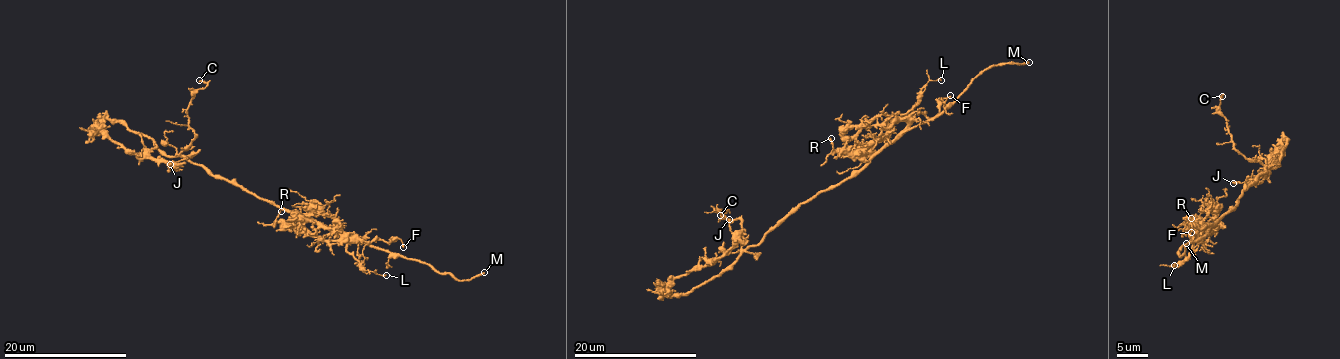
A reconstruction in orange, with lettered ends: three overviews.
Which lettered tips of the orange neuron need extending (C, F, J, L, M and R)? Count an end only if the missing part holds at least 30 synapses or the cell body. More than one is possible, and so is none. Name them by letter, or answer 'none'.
M

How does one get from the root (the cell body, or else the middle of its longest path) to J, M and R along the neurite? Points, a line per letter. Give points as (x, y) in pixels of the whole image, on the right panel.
J: (1243, 192), (1267, 167), (1273, 169), (1287, 141), (1282, 140), (1270, 170), (1259, 179), (1233, 183)
M: (1243, 192), (1235, 207), (1227, 210), (1208, 234), (1185, 244), (1178, 252), (1180, 257), (1186, 243)
R: (1243, 192), (1235, 207), (1232, 206), (1210, 221), (1207, 233), (1212, 226), (1195, 232), (1191, 218)

